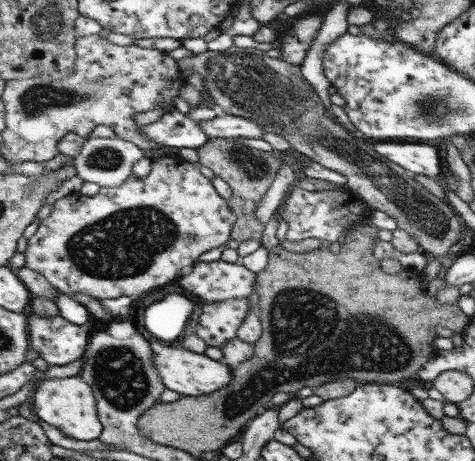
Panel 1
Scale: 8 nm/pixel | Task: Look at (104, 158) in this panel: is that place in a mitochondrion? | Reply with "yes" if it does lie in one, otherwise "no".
yes

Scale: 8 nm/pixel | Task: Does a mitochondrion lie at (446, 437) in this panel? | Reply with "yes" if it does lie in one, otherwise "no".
no

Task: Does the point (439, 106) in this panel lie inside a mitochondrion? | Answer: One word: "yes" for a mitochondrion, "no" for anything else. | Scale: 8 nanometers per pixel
yes

